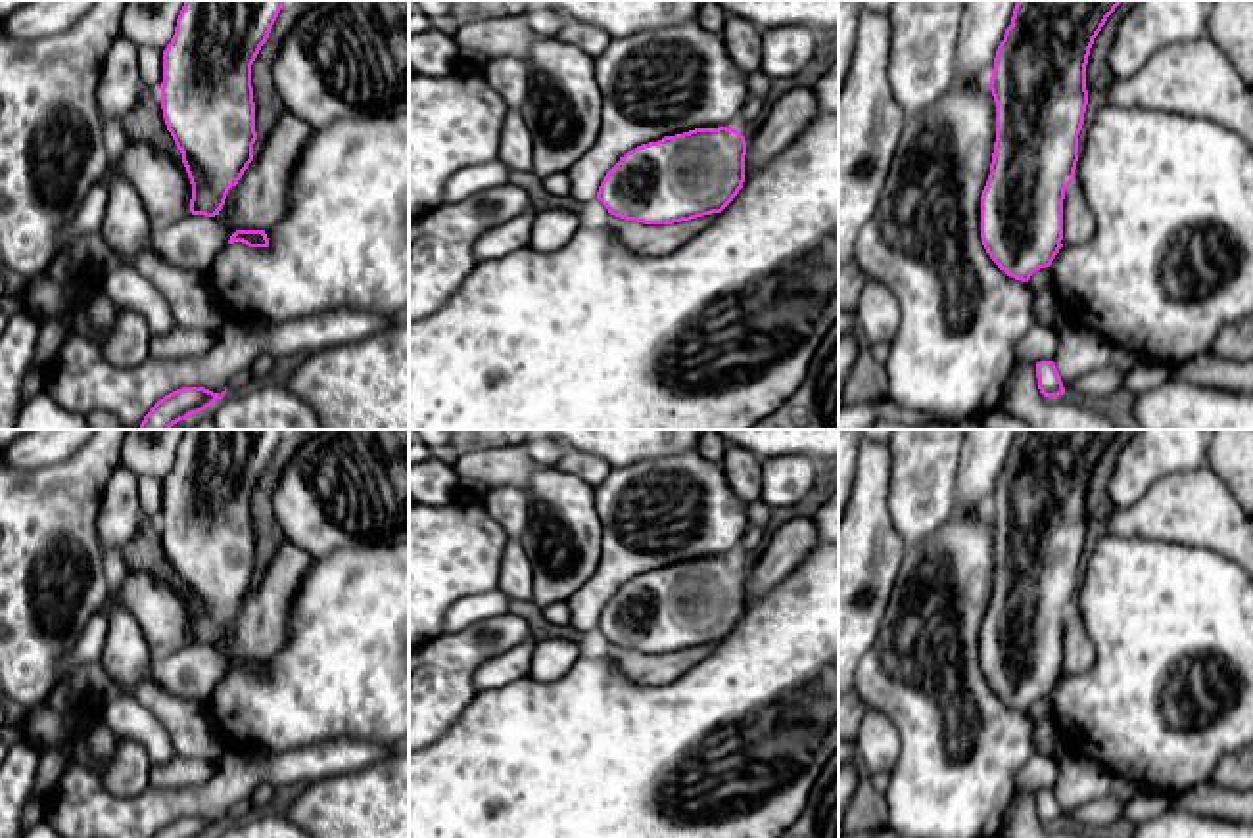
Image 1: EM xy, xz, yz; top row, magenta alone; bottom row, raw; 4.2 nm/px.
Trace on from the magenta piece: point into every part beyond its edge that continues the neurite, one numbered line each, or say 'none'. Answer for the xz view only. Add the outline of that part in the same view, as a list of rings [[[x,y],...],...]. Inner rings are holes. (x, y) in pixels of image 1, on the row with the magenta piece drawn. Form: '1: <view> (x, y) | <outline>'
none

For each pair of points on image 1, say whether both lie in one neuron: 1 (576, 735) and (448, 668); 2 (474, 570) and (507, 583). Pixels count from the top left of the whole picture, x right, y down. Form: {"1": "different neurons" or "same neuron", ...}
{"1": "different neurons", "2": "different neurons"}

